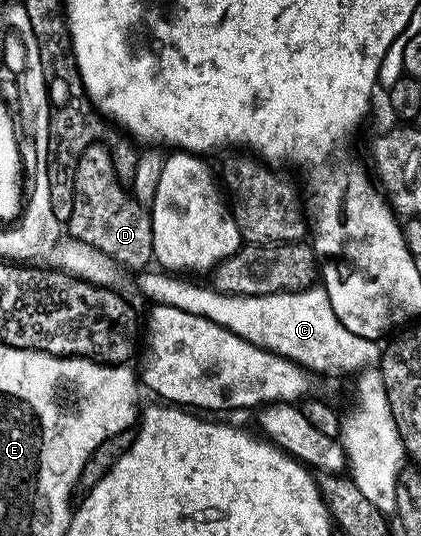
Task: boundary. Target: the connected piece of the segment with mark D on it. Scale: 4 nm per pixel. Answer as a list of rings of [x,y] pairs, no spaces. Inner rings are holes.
[[[99,143],[89,145],[77,161],[73,213],[65,221],[65,227],[71,230],[68,231],[70,238],[105,253],[124,270],[139,273],[154,260],[153,229],[148,208],[141,206],[130,190],[120,183],[109,149]]]

